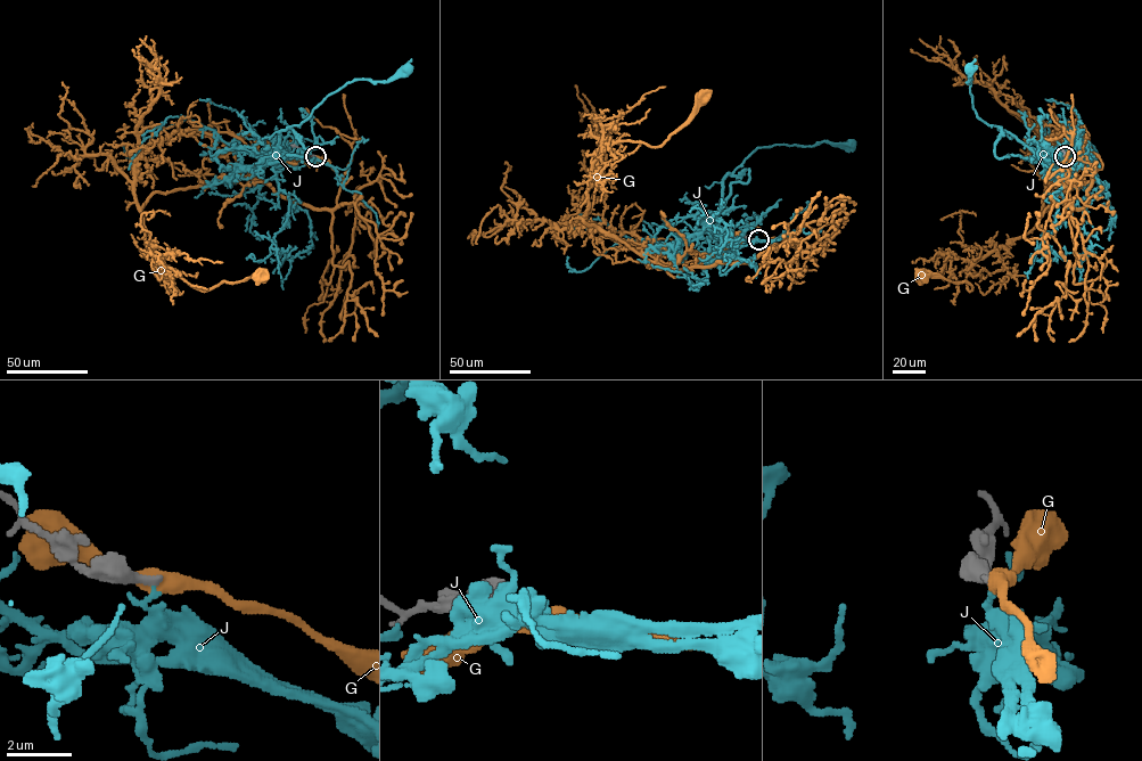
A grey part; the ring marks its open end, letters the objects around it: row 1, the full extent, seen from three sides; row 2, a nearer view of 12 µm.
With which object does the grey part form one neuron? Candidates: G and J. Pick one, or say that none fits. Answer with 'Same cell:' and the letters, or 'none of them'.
Same cell: none of them

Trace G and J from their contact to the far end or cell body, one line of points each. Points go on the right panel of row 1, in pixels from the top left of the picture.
G: (1065, 156), (1081, 209), (1094, 177), (1052, 191), (1034, 228), (980, 258), (970, 291), (921, 275)
J: (1065, 156), (1057, 149), (1041, 155), (982, 121), (974, 108), (969, 68)

